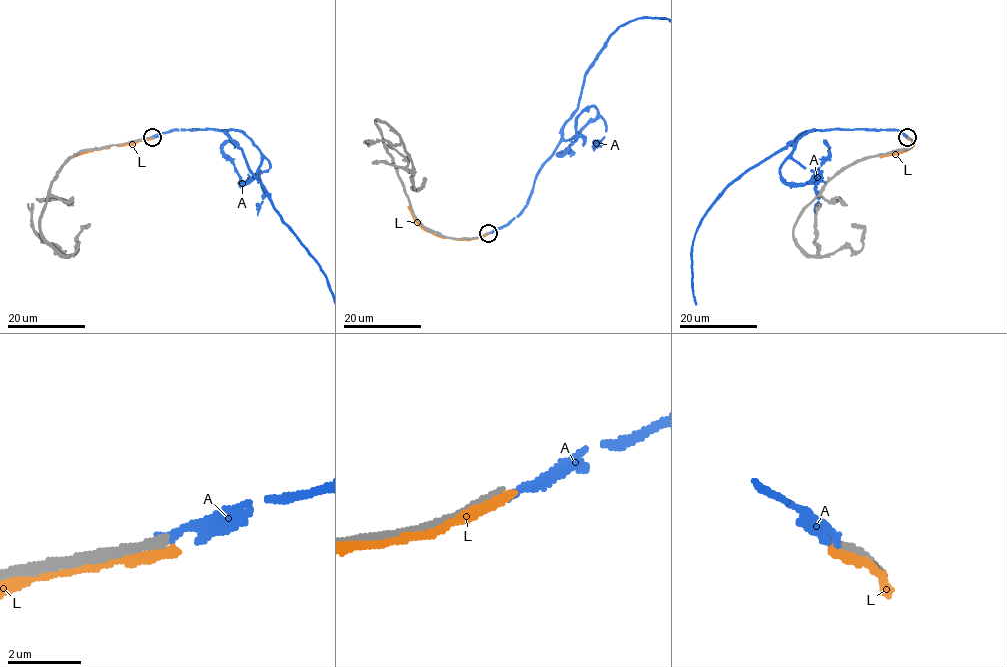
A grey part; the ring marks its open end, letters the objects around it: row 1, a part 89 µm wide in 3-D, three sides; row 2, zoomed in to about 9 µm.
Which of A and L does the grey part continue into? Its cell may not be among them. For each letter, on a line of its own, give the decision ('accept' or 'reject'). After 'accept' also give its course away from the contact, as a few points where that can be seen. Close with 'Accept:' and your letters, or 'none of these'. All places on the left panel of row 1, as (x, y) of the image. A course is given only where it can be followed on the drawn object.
A: reject
L: reject
Accept: none of these

